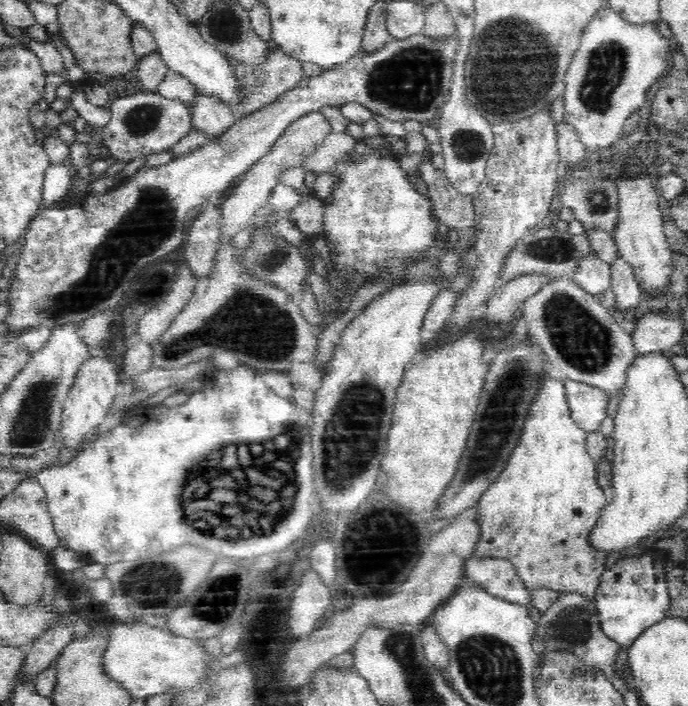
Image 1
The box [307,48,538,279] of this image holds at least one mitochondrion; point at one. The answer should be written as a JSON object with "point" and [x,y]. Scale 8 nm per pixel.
{"point":[468,146]}

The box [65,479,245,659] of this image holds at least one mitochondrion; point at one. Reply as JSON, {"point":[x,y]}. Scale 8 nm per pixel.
{"point":[149,585]}

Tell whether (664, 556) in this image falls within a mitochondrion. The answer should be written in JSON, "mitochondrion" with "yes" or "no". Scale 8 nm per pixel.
{"mitochondrion":"no"}

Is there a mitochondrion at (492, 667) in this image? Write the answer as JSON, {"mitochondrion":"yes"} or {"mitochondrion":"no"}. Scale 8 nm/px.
{"mitochondrion":"yes"}

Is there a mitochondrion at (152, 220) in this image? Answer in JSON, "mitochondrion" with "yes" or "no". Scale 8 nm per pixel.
{"mitochondrion":"yes"}

